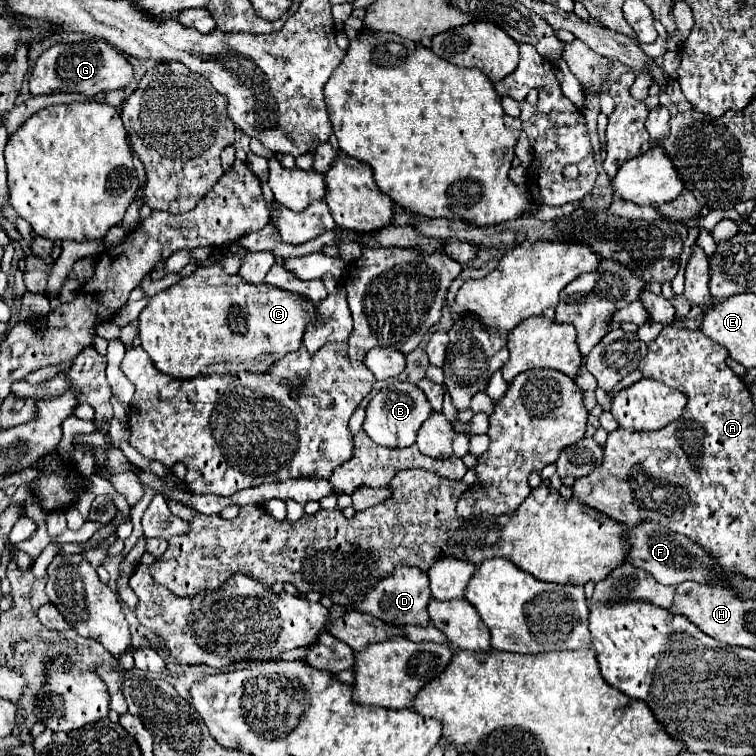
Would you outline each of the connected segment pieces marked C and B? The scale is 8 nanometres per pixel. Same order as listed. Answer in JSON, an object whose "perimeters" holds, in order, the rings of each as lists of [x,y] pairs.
{"perimeters":[[[[210,265],[198,267],[190,277],[184,277],[176,285],[154,295],[138,319],[140,347],[164,375],[186,381],[214,373],[268,373],[274,361],[300,349],[304,327],[308,325],[308,319],[312,319],[312,301],[272,285],[252,285],[240,275],[228,275],[220,265]]],[[[392,381],[392,389],[384,387],[380,389],[374,399],[368,403],[366,407],[366,421],[364,421],[364,431],[368,433],[368,437],[376,443],[376,445],[384,445],[384,447],[410,447],[416,443],[416,435],[418,429],[422,427],[422,423],[434,413],[434,409],[430,407],[426,395],[408,381]]]]}

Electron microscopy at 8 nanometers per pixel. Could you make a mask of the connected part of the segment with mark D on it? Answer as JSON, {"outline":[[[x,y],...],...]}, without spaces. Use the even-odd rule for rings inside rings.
{"outline":[[[398,565],[392,575],[382,577],[382,581],[378,581],[374,587],[370,587],[370,591],[364,595],[364,599],[348,609],[356,609],[368,615],[378,617],[380,621],[388,623],[388,625],[420,625],[426,627],[430,623],[428,619],[428,601],[432,599],[430,587],[428,587],[428,575],[418,569],[418,567],[408,567],[408,565]]]}

